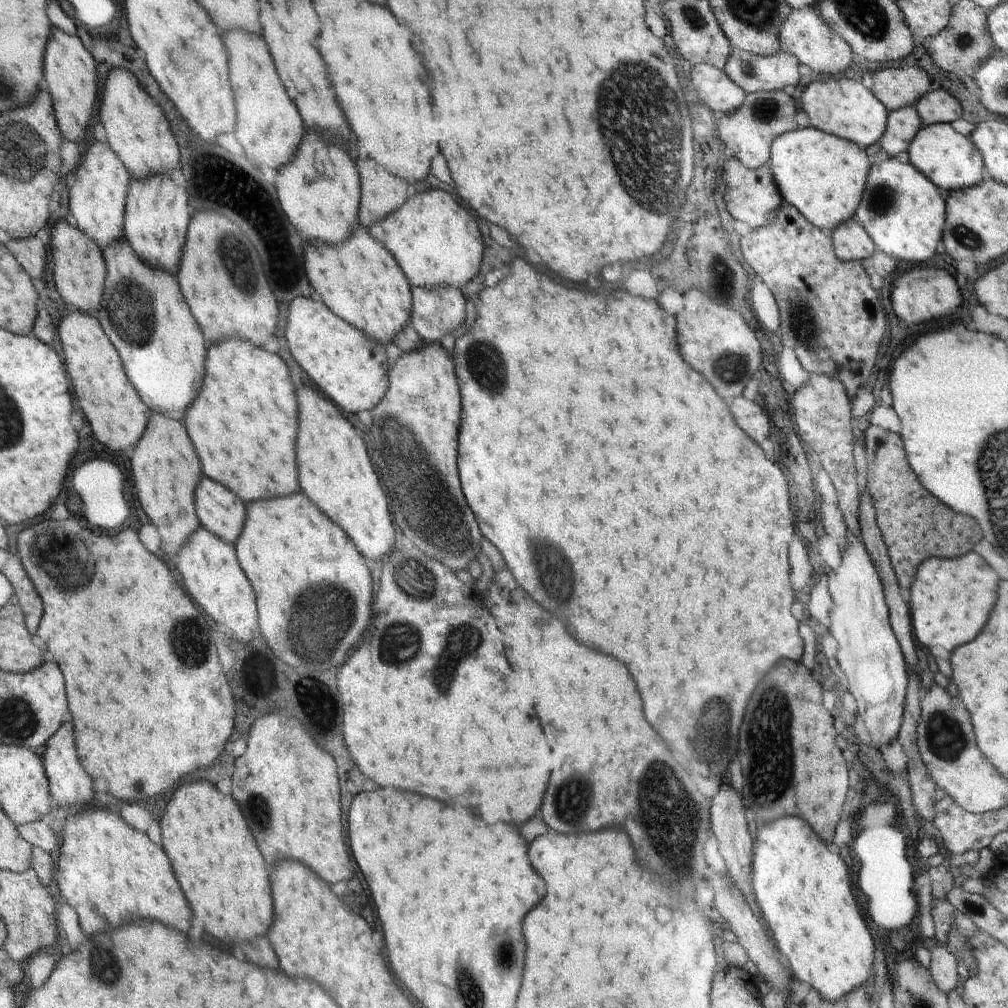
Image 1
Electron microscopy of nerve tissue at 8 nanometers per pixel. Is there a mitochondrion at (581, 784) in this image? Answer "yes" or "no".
yes

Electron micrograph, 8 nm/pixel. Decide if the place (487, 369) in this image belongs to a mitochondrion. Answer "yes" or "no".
yes

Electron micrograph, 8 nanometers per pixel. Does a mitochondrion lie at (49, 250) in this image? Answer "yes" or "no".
no

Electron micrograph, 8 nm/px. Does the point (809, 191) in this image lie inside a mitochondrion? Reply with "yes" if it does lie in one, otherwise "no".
no

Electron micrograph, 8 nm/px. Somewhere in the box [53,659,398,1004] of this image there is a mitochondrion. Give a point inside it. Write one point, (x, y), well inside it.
(106, 968)

